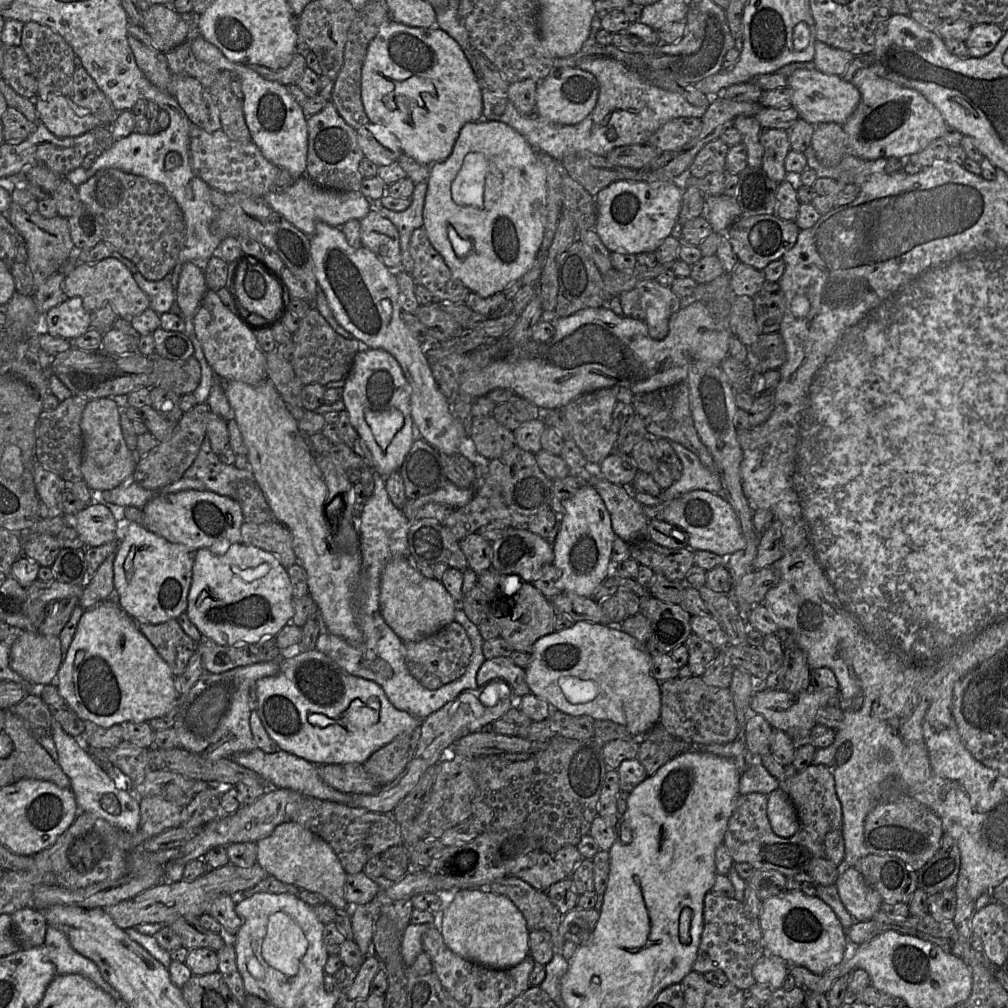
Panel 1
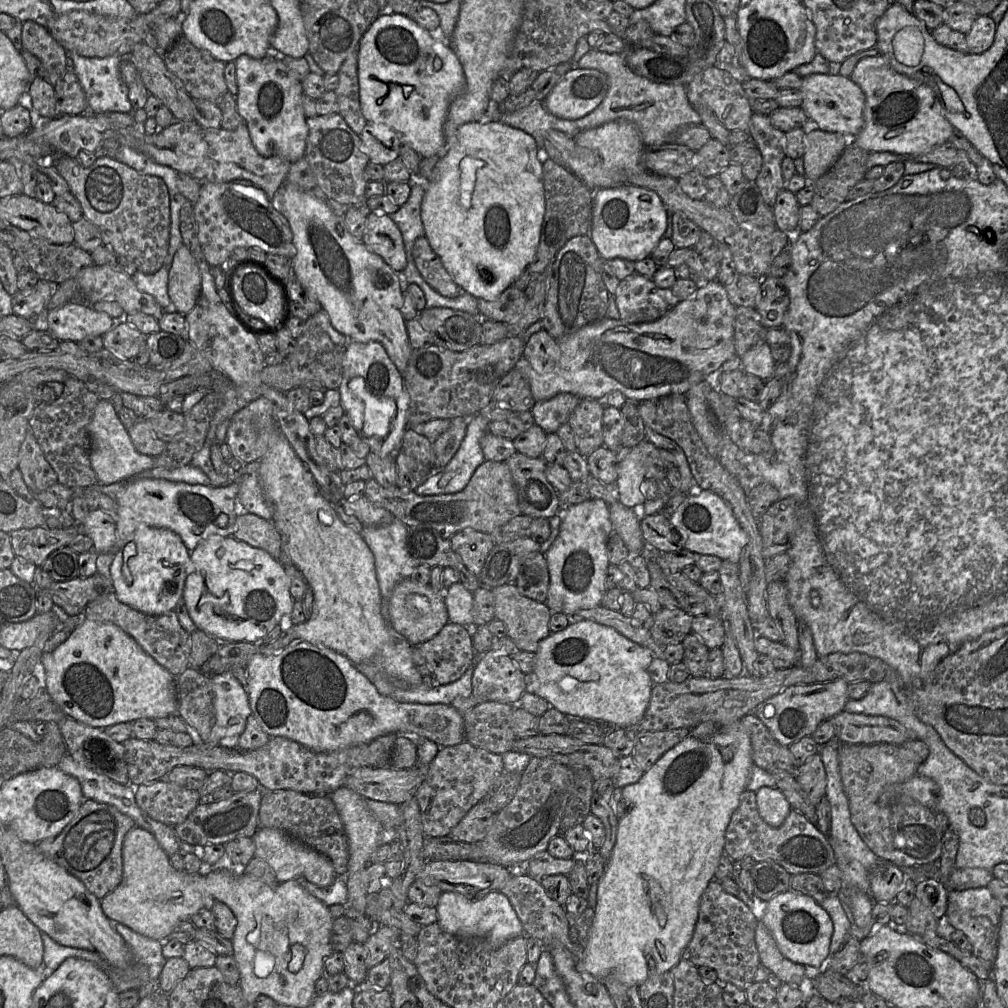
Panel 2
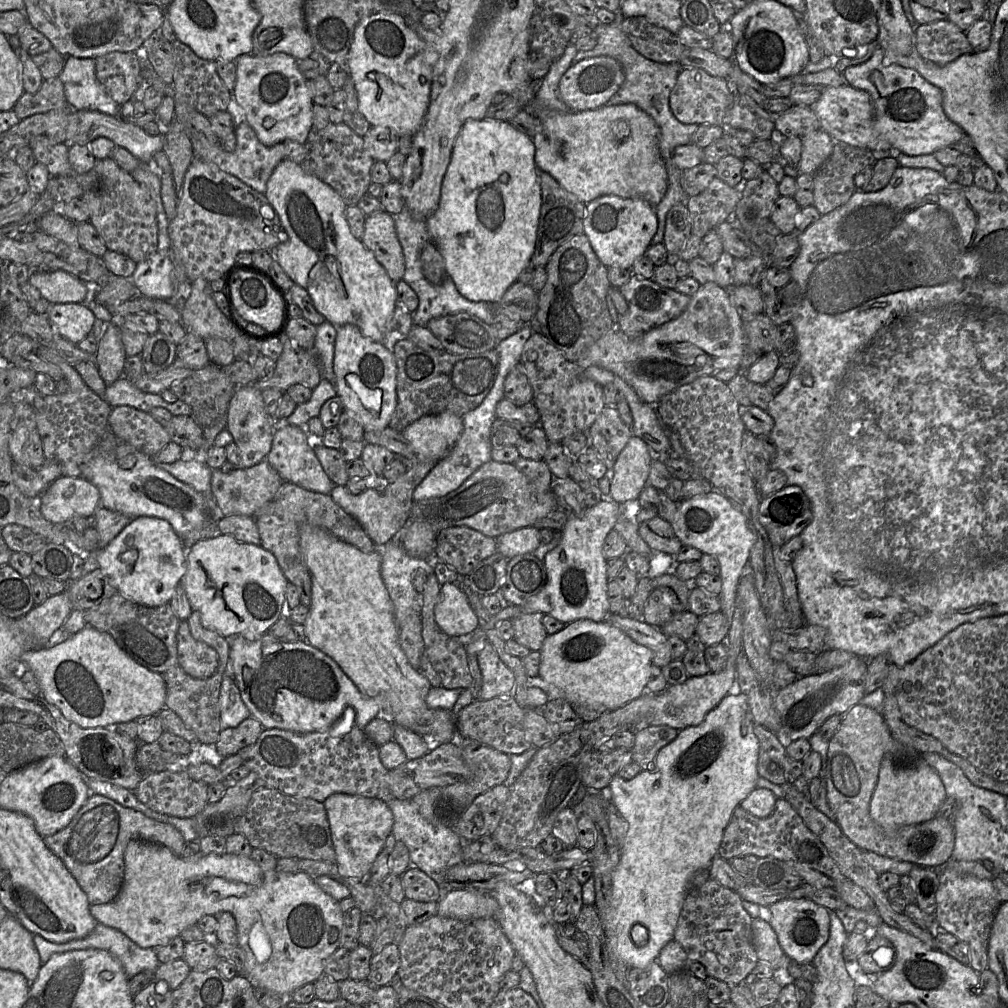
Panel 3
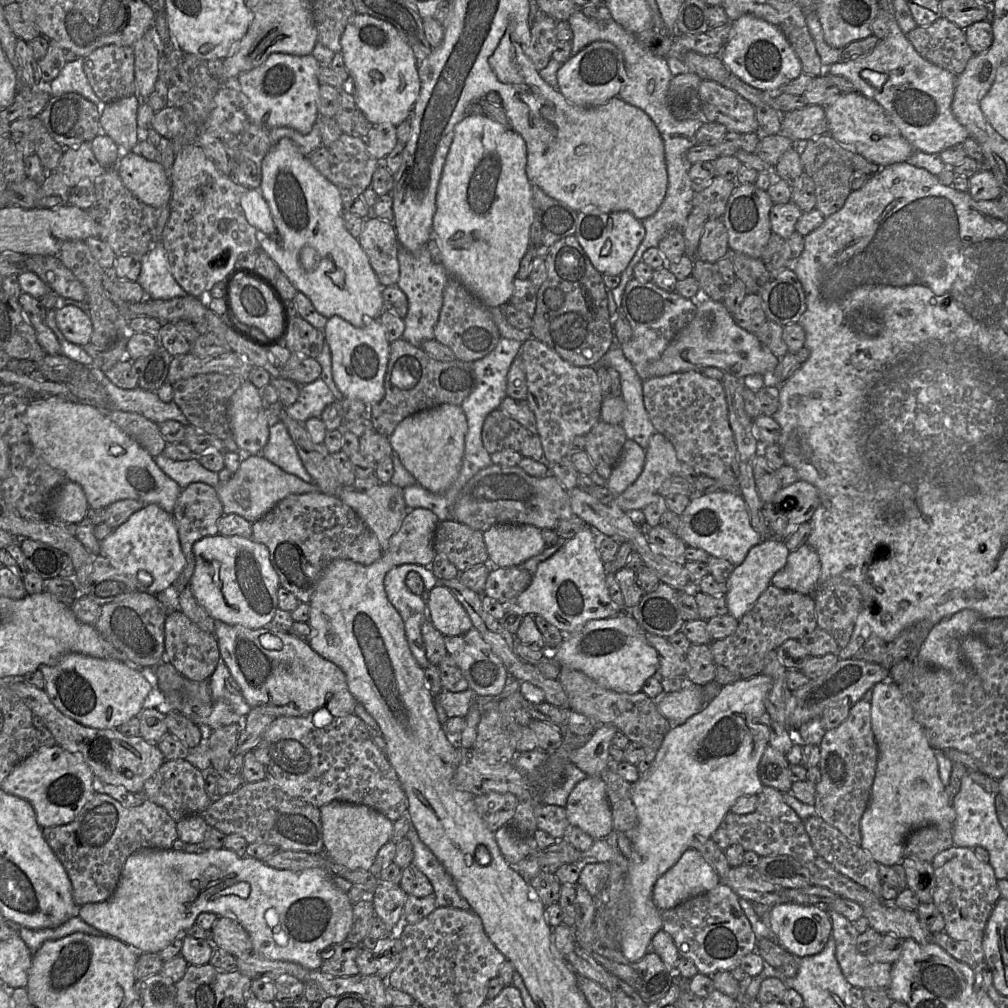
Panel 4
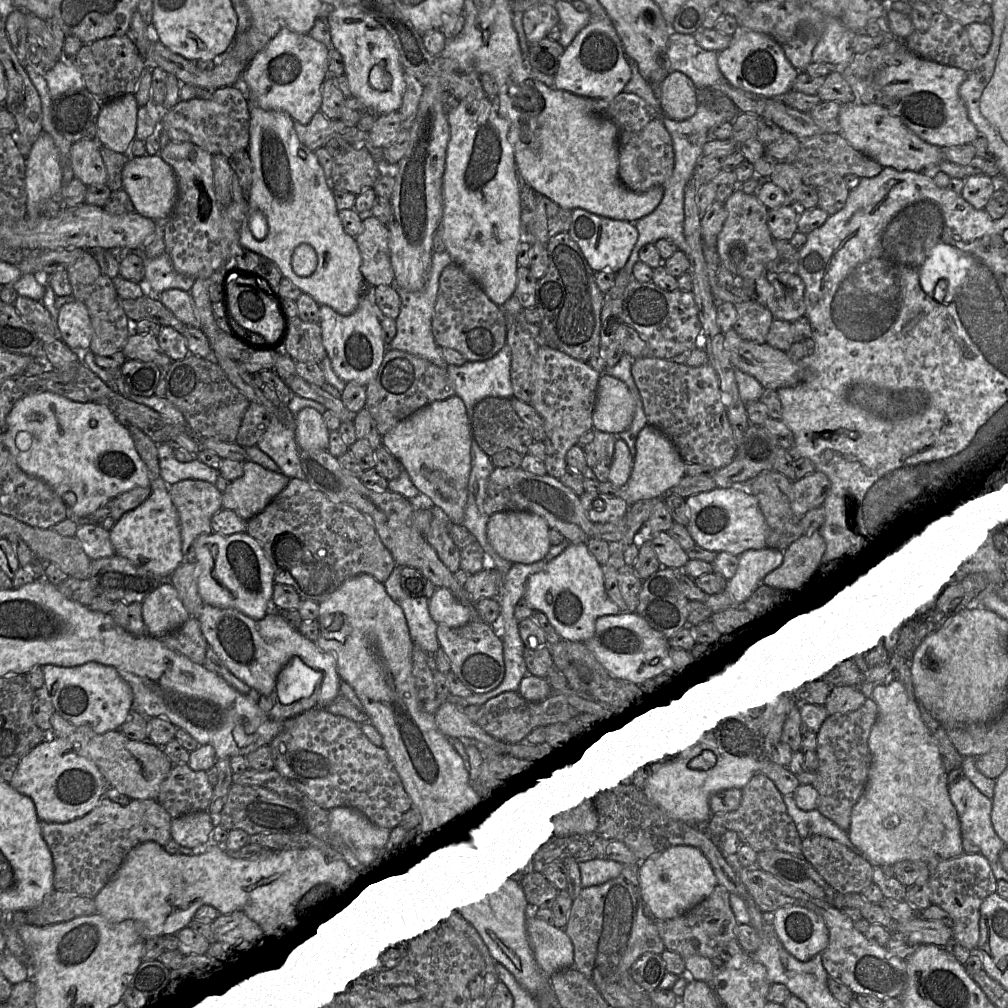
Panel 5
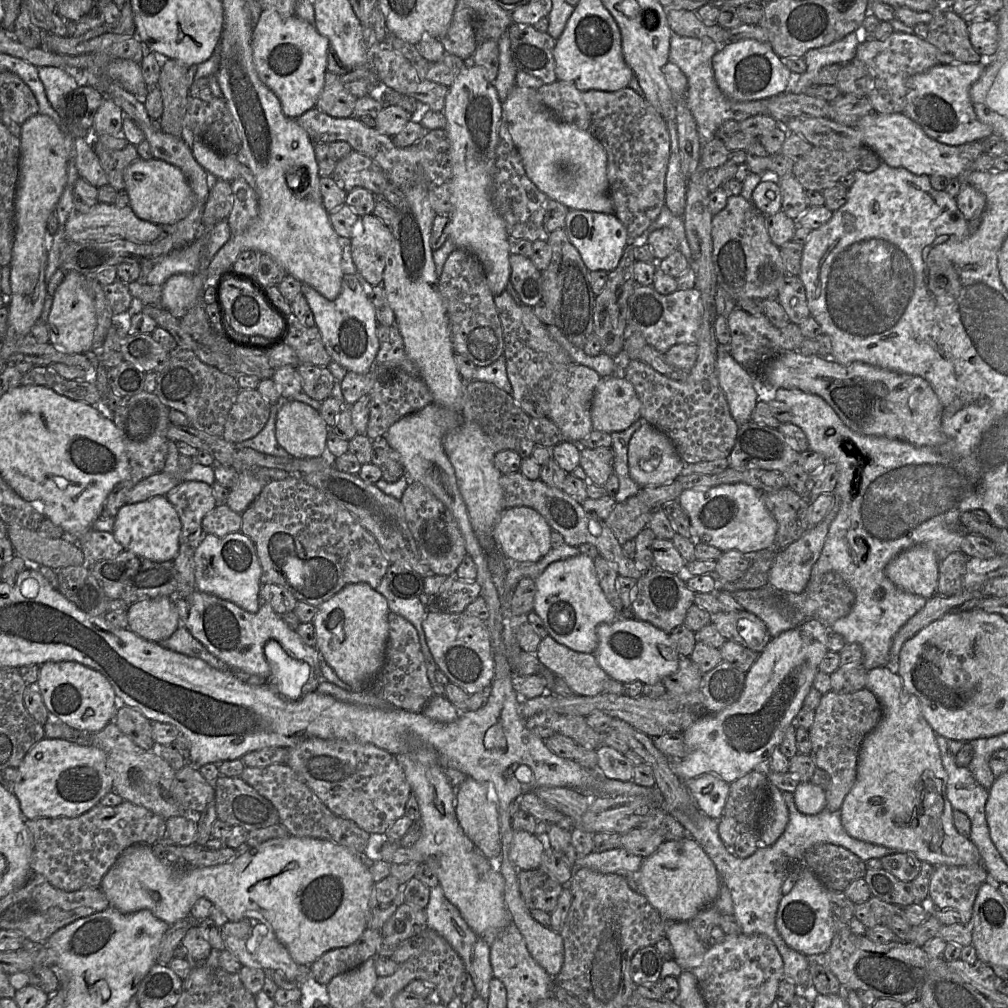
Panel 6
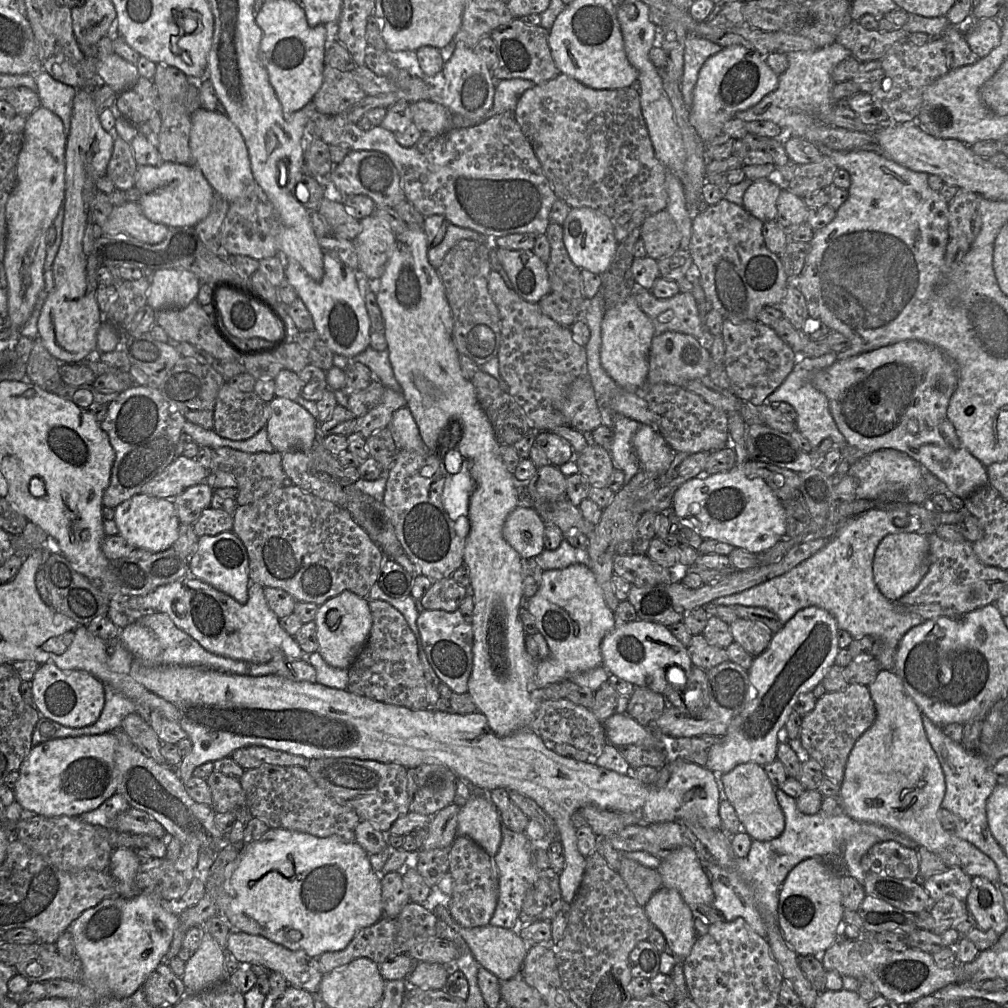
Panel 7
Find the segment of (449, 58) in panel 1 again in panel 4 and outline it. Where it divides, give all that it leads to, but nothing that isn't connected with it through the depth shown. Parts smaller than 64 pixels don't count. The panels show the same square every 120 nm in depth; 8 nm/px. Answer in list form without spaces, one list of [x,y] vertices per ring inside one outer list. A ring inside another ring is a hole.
[[[356,13],[341,36],[341,52],[349,76],[354,81],[354,98],[358,109],[374,124],[391,123],[396,127],[411,116],[420,94],[420,77],[415,55],[390,23],[367,14]]]

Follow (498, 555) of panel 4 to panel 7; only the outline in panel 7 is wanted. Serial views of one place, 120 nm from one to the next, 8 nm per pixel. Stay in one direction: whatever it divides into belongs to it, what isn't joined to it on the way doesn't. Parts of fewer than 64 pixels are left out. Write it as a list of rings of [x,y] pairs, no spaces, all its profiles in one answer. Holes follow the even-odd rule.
[[[529,504],[516,507],[506,518],[503,537],[522,559],[533,559],[544,550],[546,524]]]

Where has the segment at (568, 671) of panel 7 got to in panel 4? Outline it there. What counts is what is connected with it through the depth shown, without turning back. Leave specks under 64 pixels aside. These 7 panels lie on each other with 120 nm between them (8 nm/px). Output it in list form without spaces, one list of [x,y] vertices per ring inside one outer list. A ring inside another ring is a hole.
[[[588,525],[566,540],[559,551],[539,564],[530,585],[512,603],[506,604],[506,612],[542,615],[565,635],[579,631],[589,620],[616,615],[606,583],[607,565],[597,551],[597,534]]]

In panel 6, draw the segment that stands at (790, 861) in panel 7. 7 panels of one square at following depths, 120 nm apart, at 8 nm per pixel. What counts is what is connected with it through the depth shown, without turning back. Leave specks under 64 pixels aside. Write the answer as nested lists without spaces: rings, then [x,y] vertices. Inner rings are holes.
[[[783,792],[783,799],[788,808],[789,820],[786,826],[784,833],[781,837],[771,846],[762,846],[760,845],[756,852],[746,858],[741,859],[735,856],[735,854],[729,849],[722,841],[719,835],[718,830],[718,820],[712,819],[704,814],[696,805],[694,810],[666,810],[671,815],[673,815],[688,831],[689,835],[700,844],[705,853],[709,856],[709,858],[714,863],[717,872],[723,882],[724,885],[729,889],[734,906],[733,916],[739,922],[742,933],[744,934],[763,934],[768,936],[774,945],[776,946],[779,954],[782,957],[784,963],[784,979],[789,980],[797,987],[797,995],[804,996],[807,1000],[813,1003],[815,997],[819,994],[811,981],[809,965],[811,959],[821,959],[821,958],[809,958],[804,954],[801,954],[792,948],[790,948],[783,938],[781,937],[777,927],[776,927],[776,915],[779,907],[779,903],[781,898],[783,897],[782,886],[786,878],[788,877],[788,863],[790,860],[800,860],[803,859],[804,853],[811,846],[817,843],[830,843],[837,846],[842,846],[856,856],[858,856],[864,862],[870,859],[881,859],[885,855],[894,854],[898,851],[893,848],[888,848],[885,846],[872,844],[869,842],[864,842],[858,839],[851,837],[846,830],[844,829],[840,811],[831,812],[827,809],[816,815],[806,815],[799,812],[795,805],[794,794],[789,792]]]

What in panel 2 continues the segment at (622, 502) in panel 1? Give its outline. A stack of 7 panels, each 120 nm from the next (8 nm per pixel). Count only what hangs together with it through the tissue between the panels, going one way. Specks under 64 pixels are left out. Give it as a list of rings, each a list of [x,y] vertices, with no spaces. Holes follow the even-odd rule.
[[[617,500],[609,505],[609,511],[614,532],[621,537],[632,555],[641,555],[645,541],[641,530],[641,520],[633,508]]]

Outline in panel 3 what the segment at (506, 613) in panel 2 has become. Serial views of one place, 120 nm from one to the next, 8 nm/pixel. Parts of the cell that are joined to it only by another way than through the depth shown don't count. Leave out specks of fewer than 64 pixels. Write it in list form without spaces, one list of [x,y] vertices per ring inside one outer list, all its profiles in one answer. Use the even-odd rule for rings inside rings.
[[[521,613],[512,619],[516,642],[529,648],[531,651],[541,650],[548,636],[542,624],[543,613]]]

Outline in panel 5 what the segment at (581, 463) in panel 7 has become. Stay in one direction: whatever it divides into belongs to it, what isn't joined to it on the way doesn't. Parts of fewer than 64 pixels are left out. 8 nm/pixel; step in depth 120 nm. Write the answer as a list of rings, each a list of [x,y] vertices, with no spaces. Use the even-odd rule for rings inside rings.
[[[595,431],[593,441],[584,447],[587,466],[594,472],[600,483],[609,480],[617,439],[615,434]]]

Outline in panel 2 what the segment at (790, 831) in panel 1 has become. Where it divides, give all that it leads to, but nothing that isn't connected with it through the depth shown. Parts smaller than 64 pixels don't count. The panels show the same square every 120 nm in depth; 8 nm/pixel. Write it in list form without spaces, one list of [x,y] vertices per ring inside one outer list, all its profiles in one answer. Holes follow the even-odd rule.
[[[762,787],[756,791],[758,812],[769,826],[781,826],[792,810],[790,803],[778,788]]]

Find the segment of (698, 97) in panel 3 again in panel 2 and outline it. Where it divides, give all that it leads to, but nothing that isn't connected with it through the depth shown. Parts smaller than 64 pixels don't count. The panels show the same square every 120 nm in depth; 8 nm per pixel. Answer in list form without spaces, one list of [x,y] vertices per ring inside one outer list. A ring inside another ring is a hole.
[[[716,65],[702,70],[686,85],[686,92],[694,108],[708,108],[729,131],[742,130],[749,133],[753,114],[751,100],[746,96],[742,85],[725,68]]]

